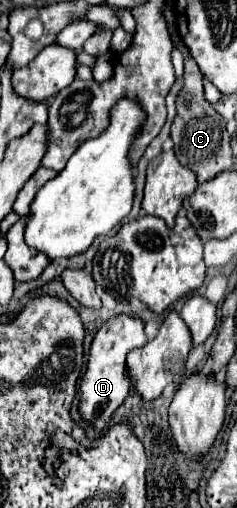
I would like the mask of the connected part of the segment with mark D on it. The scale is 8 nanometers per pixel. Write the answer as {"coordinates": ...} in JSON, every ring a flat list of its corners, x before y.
{"coordinates":[[117,315,117,317,107,319,101,325,101,329,95,333,95,339,93,339,91,351,89,351,87,369,81,379,79,411,85,421,93,423,97,433,103,433,109,427,111,415,115,413,115,409,121,405,121,401,129,393,129,379,125,379,125,357,131,349,143,347,147,343,143,327,145,327,145,323,137,317]]}

